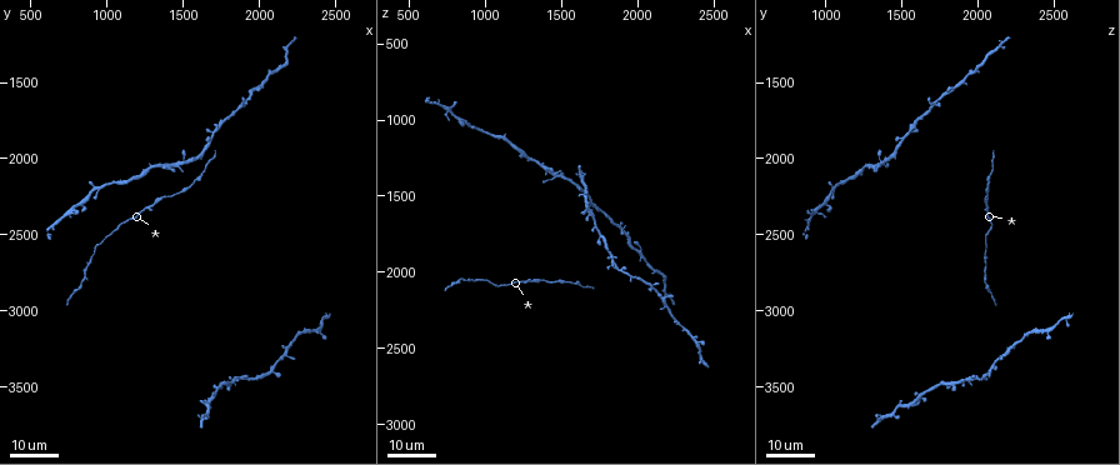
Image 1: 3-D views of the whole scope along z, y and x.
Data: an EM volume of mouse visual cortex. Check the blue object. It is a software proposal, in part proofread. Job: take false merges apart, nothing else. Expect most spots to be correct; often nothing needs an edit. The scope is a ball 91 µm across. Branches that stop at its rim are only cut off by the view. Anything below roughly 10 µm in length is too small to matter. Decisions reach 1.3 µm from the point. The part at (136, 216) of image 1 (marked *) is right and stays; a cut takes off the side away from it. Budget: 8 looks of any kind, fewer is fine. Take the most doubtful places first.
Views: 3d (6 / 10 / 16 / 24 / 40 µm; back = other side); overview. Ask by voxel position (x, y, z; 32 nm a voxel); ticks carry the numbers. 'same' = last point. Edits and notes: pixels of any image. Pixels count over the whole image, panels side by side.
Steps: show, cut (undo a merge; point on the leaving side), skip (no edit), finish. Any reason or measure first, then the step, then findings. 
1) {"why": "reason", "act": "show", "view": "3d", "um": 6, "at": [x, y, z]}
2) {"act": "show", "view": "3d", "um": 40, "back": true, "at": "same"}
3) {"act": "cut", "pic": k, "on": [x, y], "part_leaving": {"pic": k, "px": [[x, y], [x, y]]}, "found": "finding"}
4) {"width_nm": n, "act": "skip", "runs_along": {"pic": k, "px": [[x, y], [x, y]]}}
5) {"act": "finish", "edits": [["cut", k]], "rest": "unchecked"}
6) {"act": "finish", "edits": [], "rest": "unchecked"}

{"why": "a fork", "act": "show", "view": "3d", "um": 24, "at": [1920, 1620, 1720]}

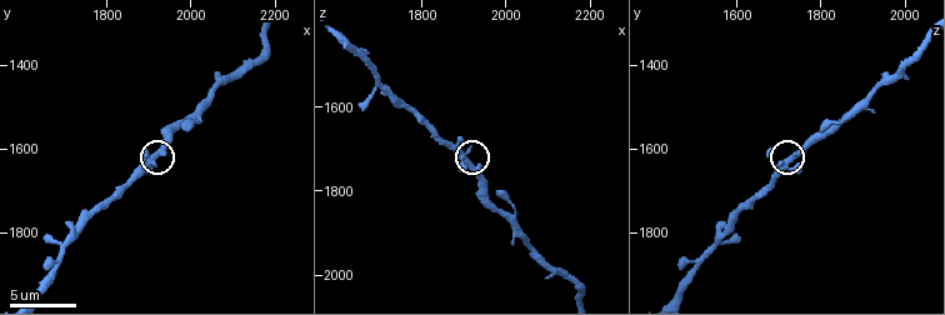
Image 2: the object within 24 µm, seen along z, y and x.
{"why": "closer look", "act": "show", "view": "3d", "um": 10, "at": [1905, 1620, 1725]}

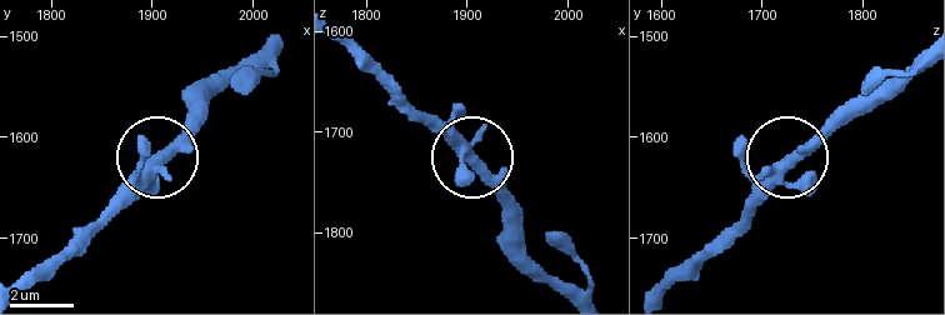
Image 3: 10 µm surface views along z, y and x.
{"act": "show", "view": "3d", "um": 10, "back": true, "at": [1906, 1622, 1726]}

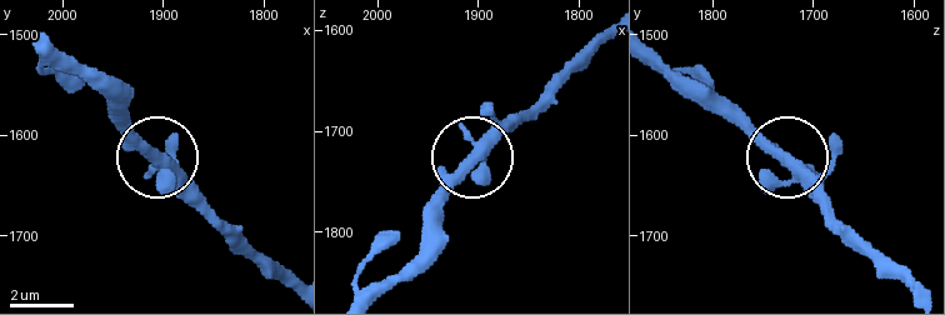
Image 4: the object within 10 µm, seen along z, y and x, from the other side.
{"width_nm": 320, "act": "skip", "found": "one neuron here"}

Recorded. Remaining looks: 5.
{"why": "side arm on a straight run", "act": "show", "view": "3d", "um": 16, "at": [1740, 3500, 1700]}

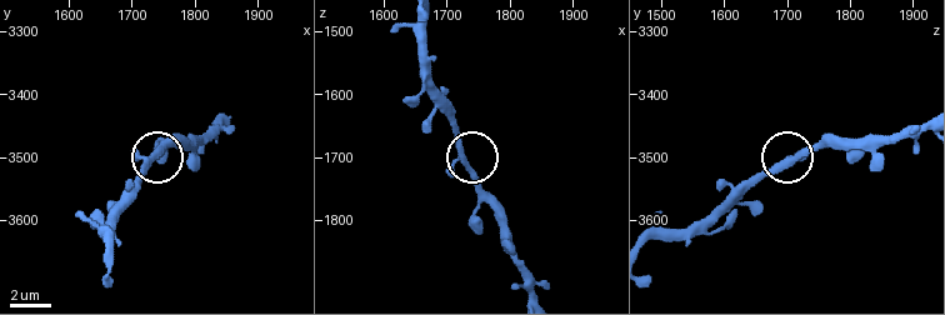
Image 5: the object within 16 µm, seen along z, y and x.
{"act": "show", "view": "3d", "um": 10, "at": [1730, 3510, 1705]}

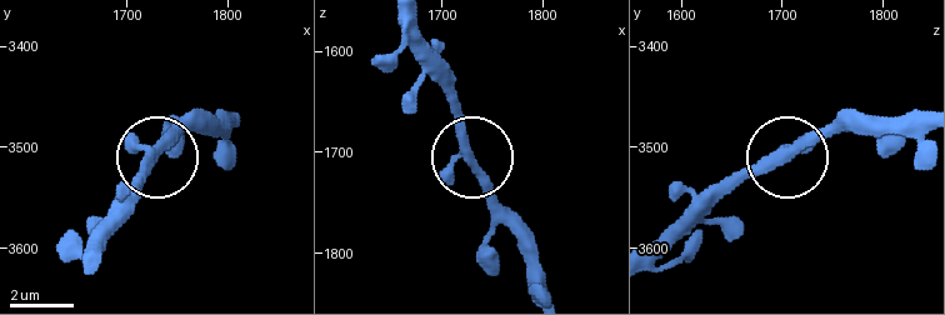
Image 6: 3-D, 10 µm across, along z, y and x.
{"width_nm": 270, "act": "skip", "found": "continuous, no second neuron"}

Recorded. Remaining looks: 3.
{"why": "a narrow waist", "act": "show", "view": "3d", "um": 24, "at": [1700, 1960, 2100]}

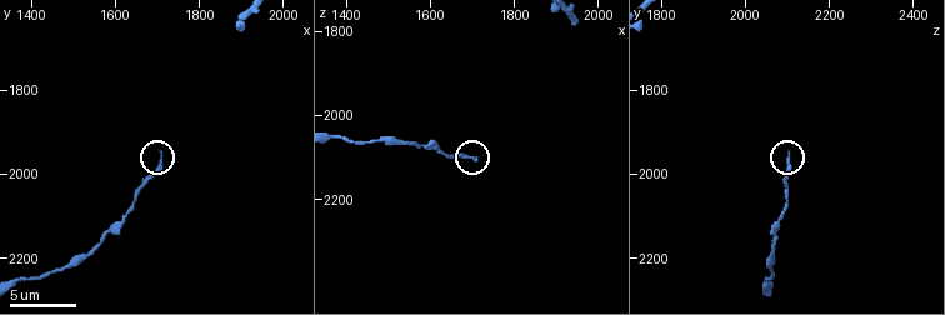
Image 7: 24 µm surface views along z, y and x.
{"act": "show", "view": "3d", "um": 10, "at": [1705, 1955, 2105]}

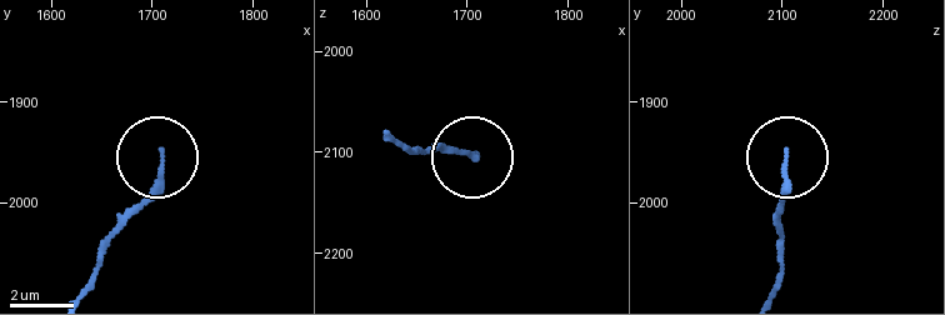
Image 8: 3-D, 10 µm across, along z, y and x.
{"act": "skip", "runs_along": {"pic": 8, "px": [[83, 288], [98, 246], [144, 199], [160, 160]]}, "found": "all the same neuron"}

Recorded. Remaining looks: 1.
{"act": "finish", "edits": [], "rest": "unchecked"}

